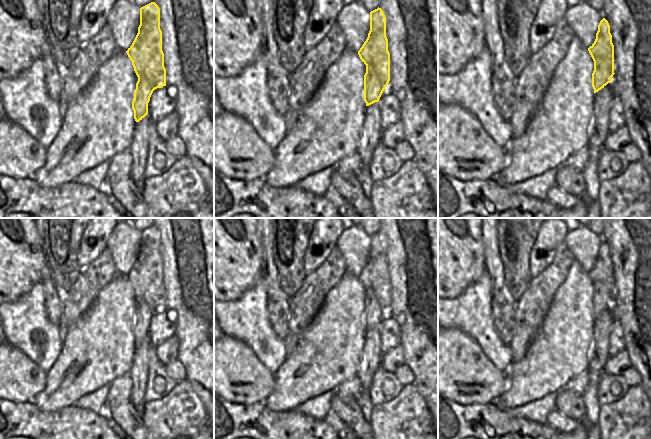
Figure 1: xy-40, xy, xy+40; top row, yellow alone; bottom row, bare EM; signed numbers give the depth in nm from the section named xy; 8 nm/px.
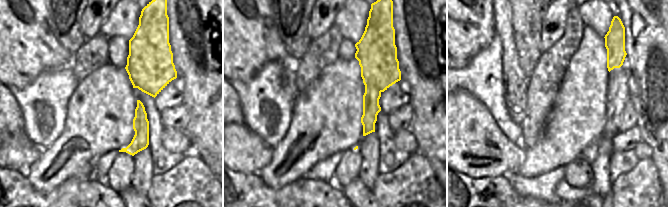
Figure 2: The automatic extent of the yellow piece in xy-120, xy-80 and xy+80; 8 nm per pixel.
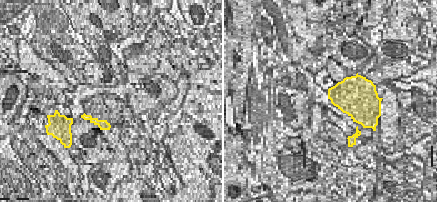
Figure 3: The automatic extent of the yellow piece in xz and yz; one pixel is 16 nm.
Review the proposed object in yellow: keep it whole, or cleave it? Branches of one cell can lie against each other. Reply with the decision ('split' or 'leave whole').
split

